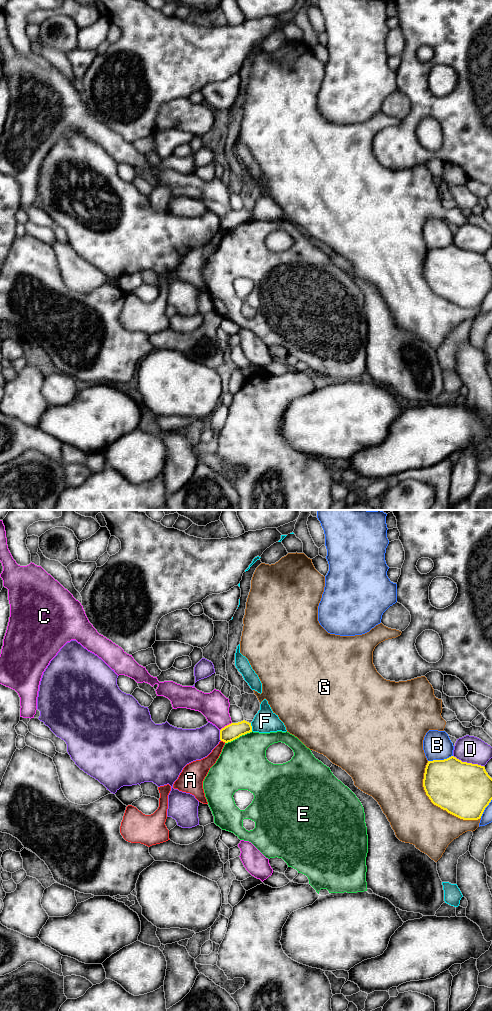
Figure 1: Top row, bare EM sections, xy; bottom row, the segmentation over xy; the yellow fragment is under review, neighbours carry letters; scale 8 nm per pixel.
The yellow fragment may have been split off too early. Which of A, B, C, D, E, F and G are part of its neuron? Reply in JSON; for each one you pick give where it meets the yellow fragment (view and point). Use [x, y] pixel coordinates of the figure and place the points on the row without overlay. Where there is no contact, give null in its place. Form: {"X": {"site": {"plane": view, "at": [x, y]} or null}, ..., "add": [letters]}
{"add": []}

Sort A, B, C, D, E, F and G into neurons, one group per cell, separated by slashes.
A / B / C / D / E / F / G

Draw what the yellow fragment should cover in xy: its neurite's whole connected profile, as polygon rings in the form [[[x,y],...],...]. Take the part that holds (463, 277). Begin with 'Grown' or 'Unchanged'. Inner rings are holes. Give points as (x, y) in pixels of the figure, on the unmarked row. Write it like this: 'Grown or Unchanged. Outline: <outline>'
Unchanged. Outline: [[[454,244],[428,249],[423,275],[431,290],[463,308],[478,308],[492,288],[492,266],[484,254],[462,250]]]

